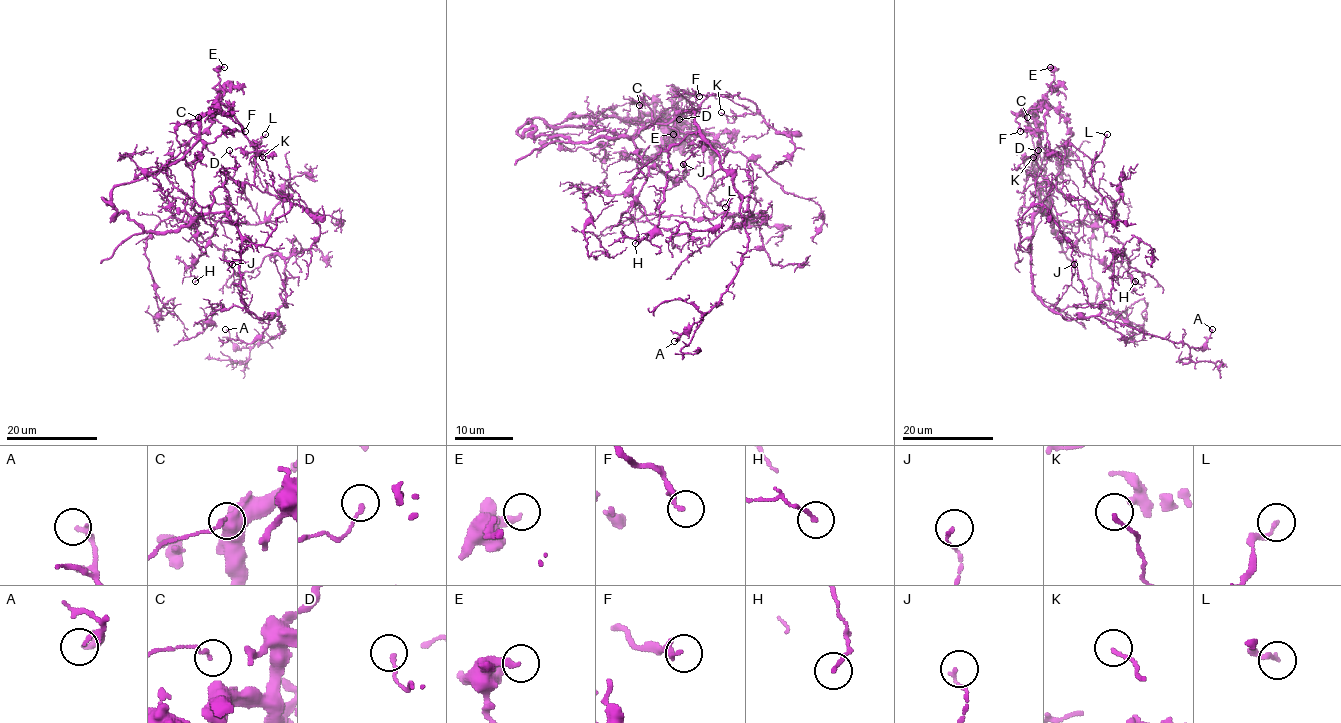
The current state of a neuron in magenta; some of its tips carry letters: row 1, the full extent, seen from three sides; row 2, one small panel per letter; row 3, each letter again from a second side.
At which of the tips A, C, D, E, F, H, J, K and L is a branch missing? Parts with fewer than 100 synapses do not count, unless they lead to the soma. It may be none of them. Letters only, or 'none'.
none

